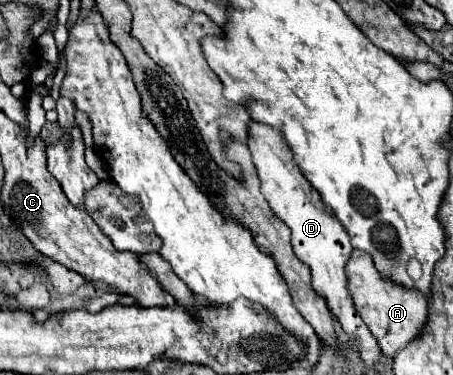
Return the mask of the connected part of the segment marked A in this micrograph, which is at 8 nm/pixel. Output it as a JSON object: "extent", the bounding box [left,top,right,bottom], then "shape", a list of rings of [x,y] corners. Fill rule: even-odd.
{"extent":[347,251,427,359],"shape":[[[353,251],[347,267],[347,279],[349,279],[349,291],[353,293],[355,307],[371,333],[377,337],[385,357],[393,359],[397,351],[403,349],[403,345],[409,345],[415,337],[419,337],[427,325],[427,301],[417,291],[407,291],[395,283],[385,281],[377,269],[373,267],[373,261],[363,251]]]}

